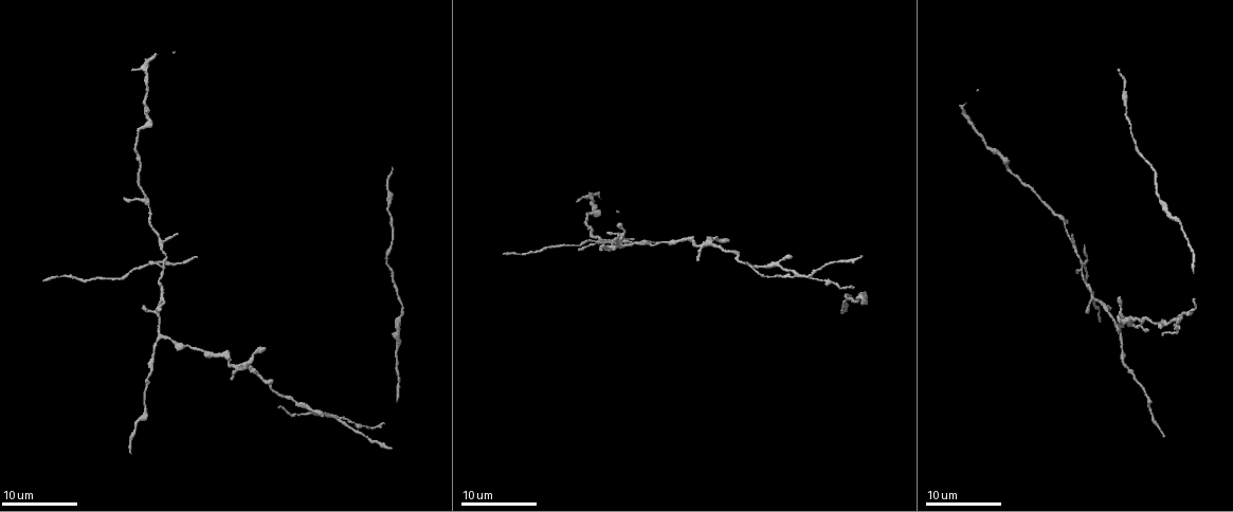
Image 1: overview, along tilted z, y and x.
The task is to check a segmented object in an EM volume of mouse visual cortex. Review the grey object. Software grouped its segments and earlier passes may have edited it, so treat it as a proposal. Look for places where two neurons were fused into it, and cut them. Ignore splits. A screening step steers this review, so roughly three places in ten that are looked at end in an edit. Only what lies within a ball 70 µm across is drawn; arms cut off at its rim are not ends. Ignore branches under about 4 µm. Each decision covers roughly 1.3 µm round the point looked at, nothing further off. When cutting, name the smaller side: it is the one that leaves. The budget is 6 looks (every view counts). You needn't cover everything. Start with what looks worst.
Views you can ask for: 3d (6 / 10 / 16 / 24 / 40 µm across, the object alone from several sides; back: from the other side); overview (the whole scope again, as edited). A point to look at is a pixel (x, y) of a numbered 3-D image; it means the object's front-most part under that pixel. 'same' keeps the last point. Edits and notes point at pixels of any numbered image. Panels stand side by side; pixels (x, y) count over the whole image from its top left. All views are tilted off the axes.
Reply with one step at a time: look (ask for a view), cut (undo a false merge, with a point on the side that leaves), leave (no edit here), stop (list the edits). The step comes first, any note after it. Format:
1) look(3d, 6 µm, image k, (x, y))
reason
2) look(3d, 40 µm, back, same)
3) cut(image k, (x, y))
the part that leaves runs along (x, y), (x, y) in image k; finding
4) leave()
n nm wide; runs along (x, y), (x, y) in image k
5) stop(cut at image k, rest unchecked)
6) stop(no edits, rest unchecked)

look(3d, 16 µm, image 1, (160, 262))
four-way junction

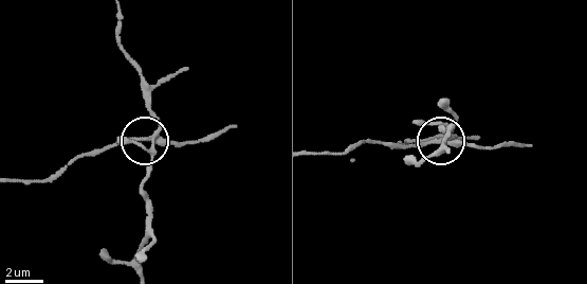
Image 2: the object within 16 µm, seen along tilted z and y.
cut(image 2, (177, 145))
4 arms; the part that leaves runs along (149, 137), (74, 157), (44, 178), (16, 178) in image 2; two neurons meet here

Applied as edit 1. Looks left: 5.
look(3d, 6 µm, image 1, (160, 335))
two arms in line, one across

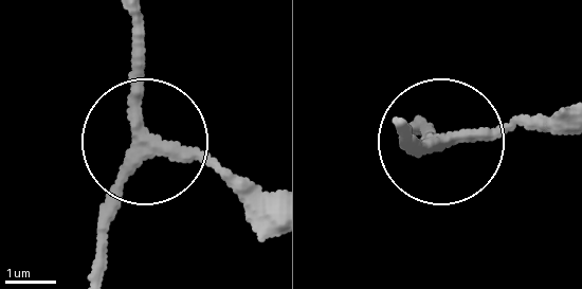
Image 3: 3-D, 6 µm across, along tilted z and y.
leave()
side arm 18 µm; runs along (275, 204), (153, 147), (96, 269) in image 3; continuous, no second neuron

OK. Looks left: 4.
look(3d, 10 µm, image 1, (665, 242))
calibre changes

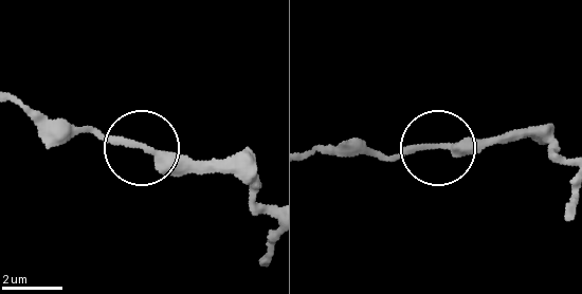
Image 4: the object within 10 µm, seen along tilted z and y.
look(3d, 10 µm, back, image 4, (139, 145))

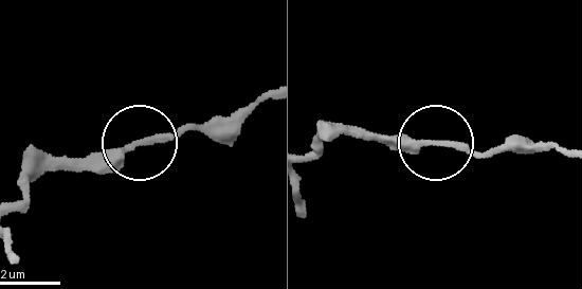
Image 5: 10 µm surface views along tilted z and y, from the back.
leave()
runs along (12, 203), (55, 167), (109, 162), (200, 125), (235, 124) in image 5; continuous, no second neuron

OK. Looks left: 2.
stop(cut at image 2, rest unchecked)

